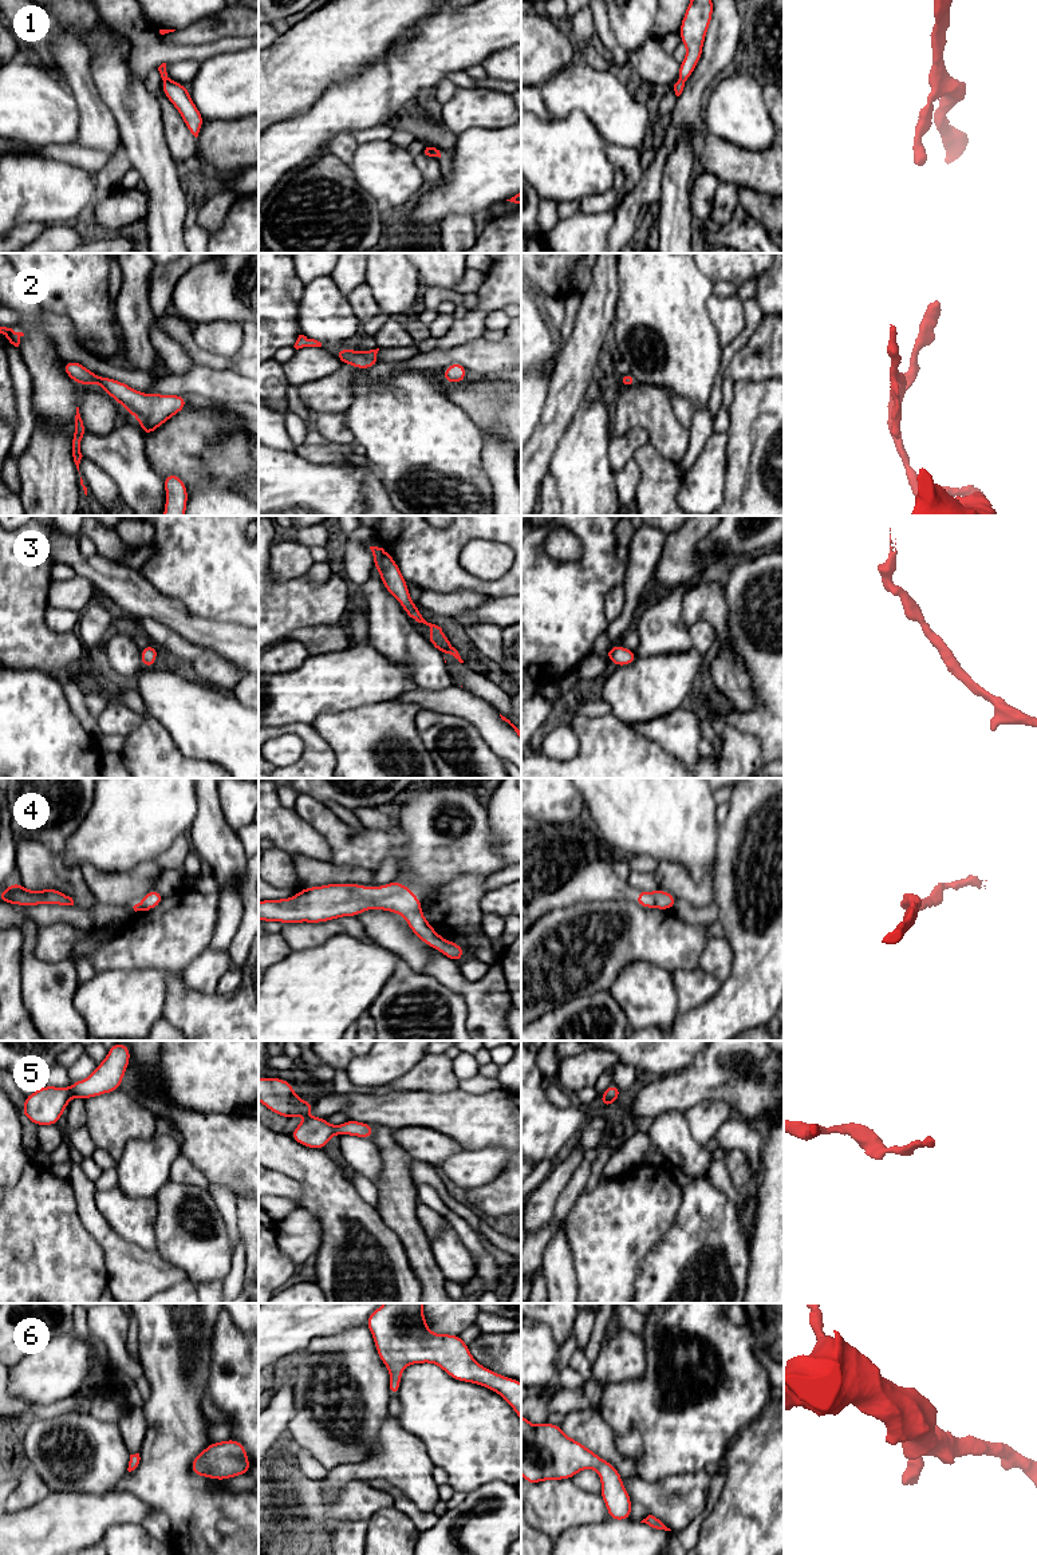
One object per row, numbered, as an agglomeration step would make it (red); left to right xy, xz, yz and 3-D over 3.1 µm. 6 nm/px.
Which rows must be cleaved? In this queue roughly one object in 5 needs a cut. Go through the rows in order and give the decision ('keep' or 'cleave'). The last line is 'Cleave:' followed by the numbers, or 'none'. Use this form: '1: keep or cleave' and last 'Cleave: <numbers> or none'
1: keep
2: keep
3: keep
4: keep
5: keep
6: keep
Cleave: none

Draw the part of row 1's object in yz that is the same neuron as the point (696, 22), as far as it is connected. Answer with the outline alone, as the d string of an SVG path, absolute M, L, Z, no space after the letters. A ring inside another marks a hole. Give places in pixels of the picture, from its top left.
M691 0L681 23L681 40L686 46L686 58L679 63L679 78L674 84L675 95L683 91L702 56L702 47L713 16L713 0Z

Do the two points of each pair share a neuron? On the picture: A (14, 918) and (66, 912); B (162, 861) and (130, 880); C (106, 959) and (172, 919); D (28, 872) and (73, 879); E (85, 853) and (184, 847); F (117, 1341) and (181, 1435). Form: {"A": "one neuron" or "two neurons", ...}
{"A": "one neuron", "B": "two neurons", "C": "one neuron", "D": "one neuron", "E": "two neurons", "F": "two neurons"}

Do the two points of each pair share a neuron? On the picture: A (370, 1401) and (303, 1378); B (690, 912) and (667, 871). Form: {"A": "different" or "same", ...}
{"A": "same", "B": "different"}

